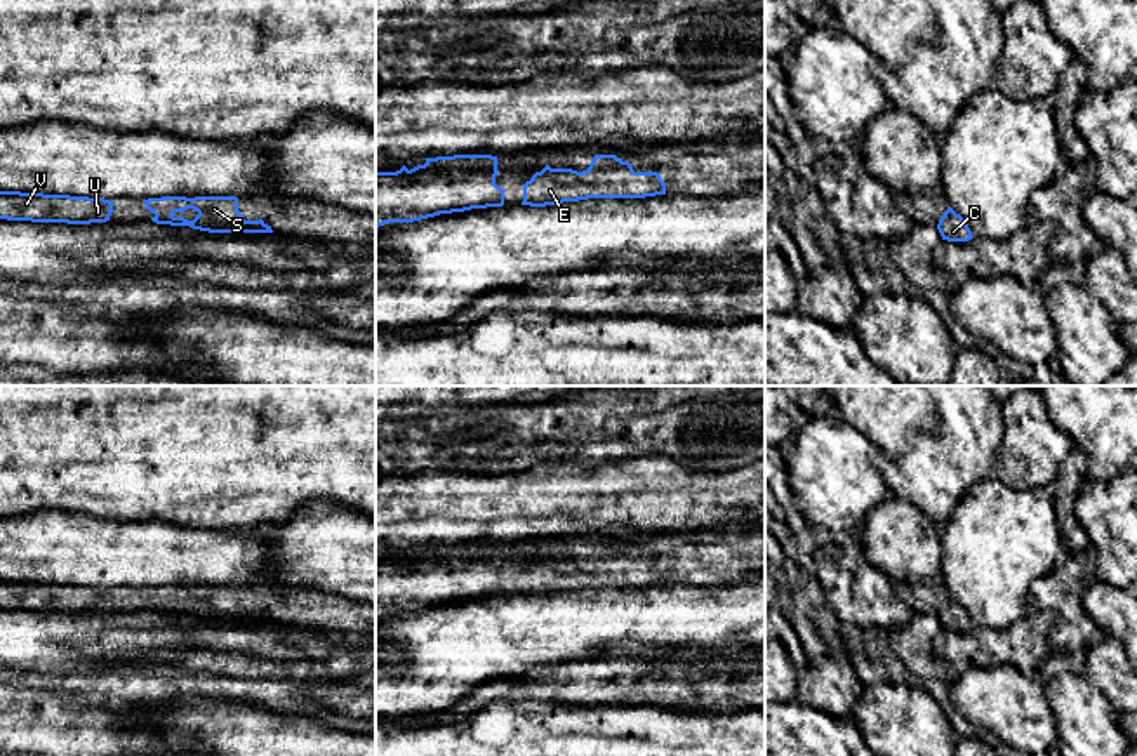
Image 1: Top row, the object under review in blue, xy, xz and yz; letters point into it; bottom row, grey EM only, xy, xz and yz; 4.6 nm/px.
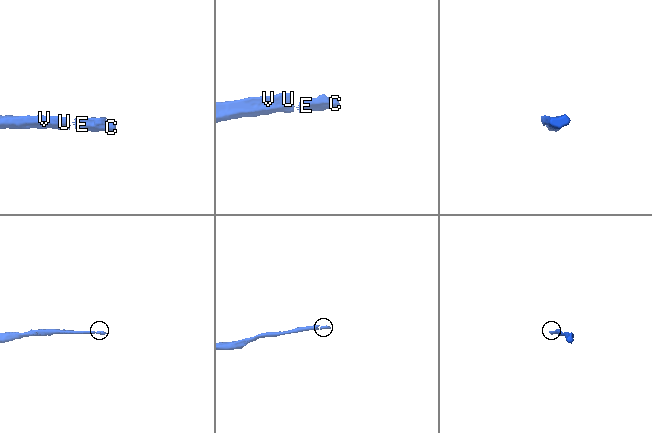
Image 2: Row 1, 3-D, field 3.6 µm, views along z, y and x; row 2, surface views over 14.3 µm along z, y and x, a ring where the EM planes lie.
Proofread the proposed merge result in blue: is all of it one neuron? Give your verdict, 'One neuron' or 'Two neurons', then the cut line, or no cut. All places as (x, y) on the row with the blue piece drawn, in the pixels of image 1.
One neuron. No split

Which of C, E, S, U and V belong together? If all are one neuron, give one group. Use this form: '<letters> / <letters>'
C E S U V

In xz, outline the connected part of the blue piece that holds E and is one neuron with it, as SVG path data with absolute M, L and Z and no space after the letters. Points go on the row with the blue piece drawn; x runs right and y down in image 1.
M595 155L582 172L546 165L523 184L522 205L546 207L588 198L645 198L666 195L657 172L635 172L615 155Z

